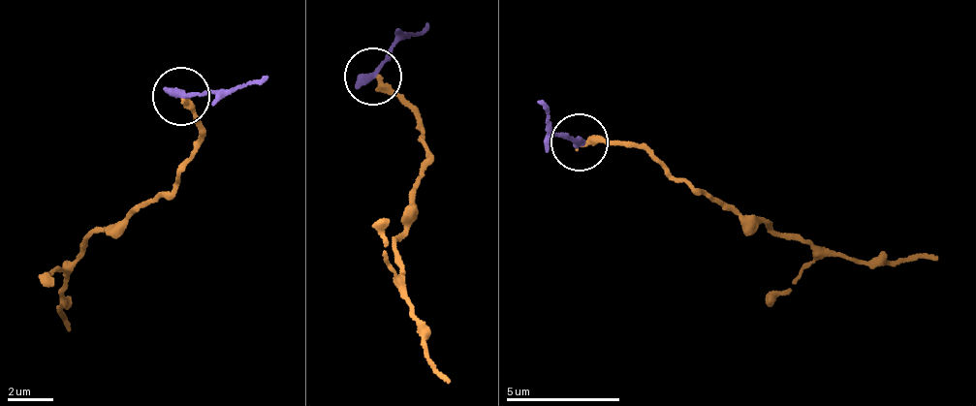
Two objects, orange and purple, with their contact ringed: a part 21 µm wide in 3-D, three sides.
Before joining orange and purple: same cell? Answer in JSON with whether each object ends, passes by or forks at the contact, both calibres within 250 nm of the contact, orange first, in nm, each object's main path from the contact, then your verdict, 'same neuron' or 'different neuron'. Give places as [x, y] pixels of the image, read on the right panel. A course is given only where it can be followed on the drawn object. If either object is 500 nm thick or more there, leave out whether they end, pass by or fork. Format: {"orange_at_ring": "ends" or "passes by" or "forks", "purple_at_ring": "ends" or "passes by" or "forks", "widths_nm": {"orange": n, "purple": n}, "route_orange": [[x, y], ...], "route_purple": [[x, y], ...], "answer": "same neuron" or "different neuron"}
{"orange_at_ring": "ends", "purple_at_ring": "ends", "widths_nm": {"orange": 300, "purple": 360}, "route_orange": [[580, 144], [605, 138], [645, 150], [693, 192], [755, 217], [771, 233], [865, 263], [938, 259]], "route_purple": [[580, 144], [556, 135], [539, 102]], "answer": "different neuron"}

